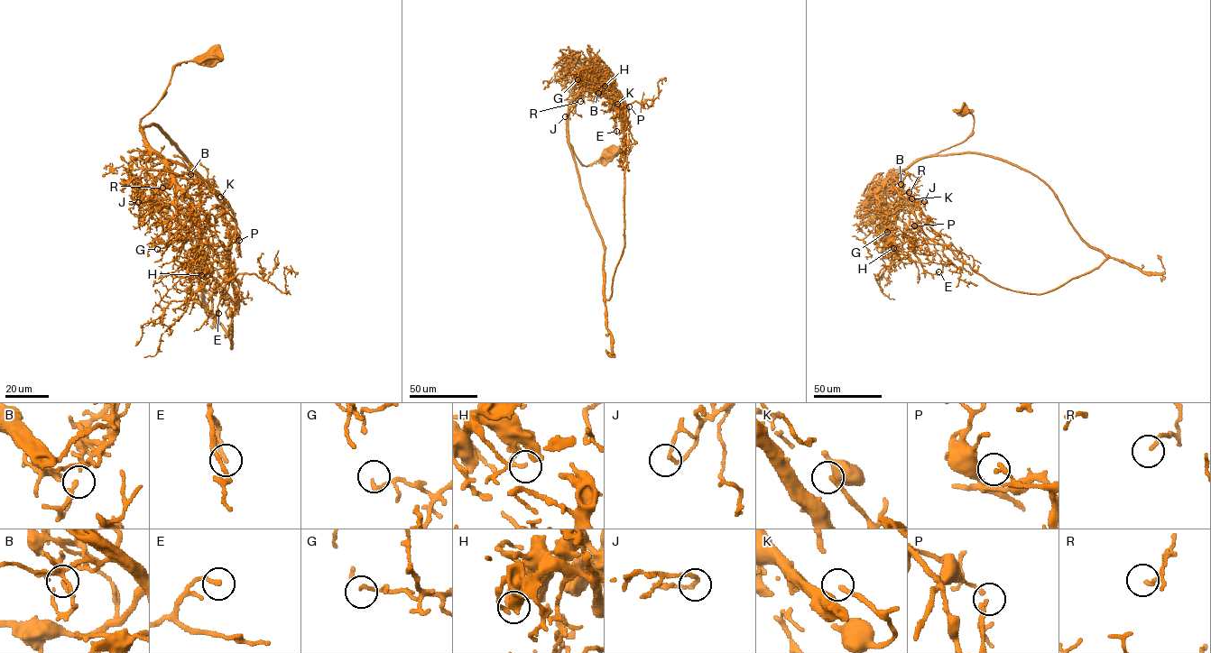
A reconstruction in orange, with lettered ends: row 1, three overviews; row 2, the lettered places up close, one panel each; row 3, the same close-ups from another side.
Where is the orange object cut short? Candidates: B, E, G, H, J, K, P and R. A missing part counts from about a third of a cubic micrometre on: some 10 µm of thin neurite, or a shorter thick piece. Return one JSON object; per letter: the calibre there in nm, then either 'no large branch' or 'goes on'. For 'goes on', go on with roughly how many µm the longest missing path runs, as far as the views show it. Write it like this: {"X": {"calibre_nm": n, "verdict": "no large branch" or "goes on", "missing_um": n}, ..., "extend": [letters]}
{"B": {"calibre_nm": 110, "verdict": "no large branch"}, "E": {"calibre_nm": 180, "verdict": "no large branch"}, "G": {"calibre_nm": 160, "verdict": "no large branch"}, "H": {"calibre_nm": 200, "verdict": "no large branch"}, "J": {"calibre_nm": 140, "verdict": "no large branch"}, "K": {"calibre_nm": 140, "verdict": "goes on", "missing_um": 9}, "P": {"calibre_nm": 180, "verdict": "no large branch"}, "R": {"calibre_nm": 150, "verdict": "no large branch"}, "extend": ["K"]}

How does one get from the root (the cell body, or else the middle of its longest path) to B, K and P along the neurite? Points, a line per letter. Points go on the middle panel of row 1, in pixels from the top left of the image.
B: (608, 157), (601, 156), (584, 165), (567, 135), (569, 104), (585, 87), (598, 88), (598, 93)
K: (608, 157), (587, 166), (581, 162), (567, 135), (568, 108), (589, 85), (607, 86), (625, 106), (617, 104)
P: (608, 157), (581, 162), (567, 135), (568, 105), (582, 88), (593, 87), (618, 107), (619, 101), (629, 106)

